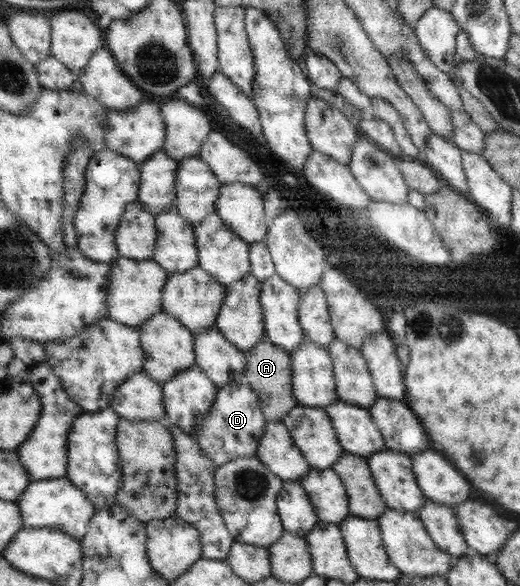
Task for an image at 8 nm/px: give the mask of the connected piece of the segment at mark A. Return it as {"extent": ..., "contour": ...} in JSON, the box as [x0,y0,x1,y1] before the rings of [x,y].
{"extent":[243,336,298,421],"contour":[[[264,336],[252,350],[244,353],[246,357],[246,368],[244,369],[243,380],[254,390],[258,396],[258,407],[262,411],[265,421],[283,421],[288,413],[298,406],[292,393],[292,363],[290,355],[280,347],[274,346]]]}

